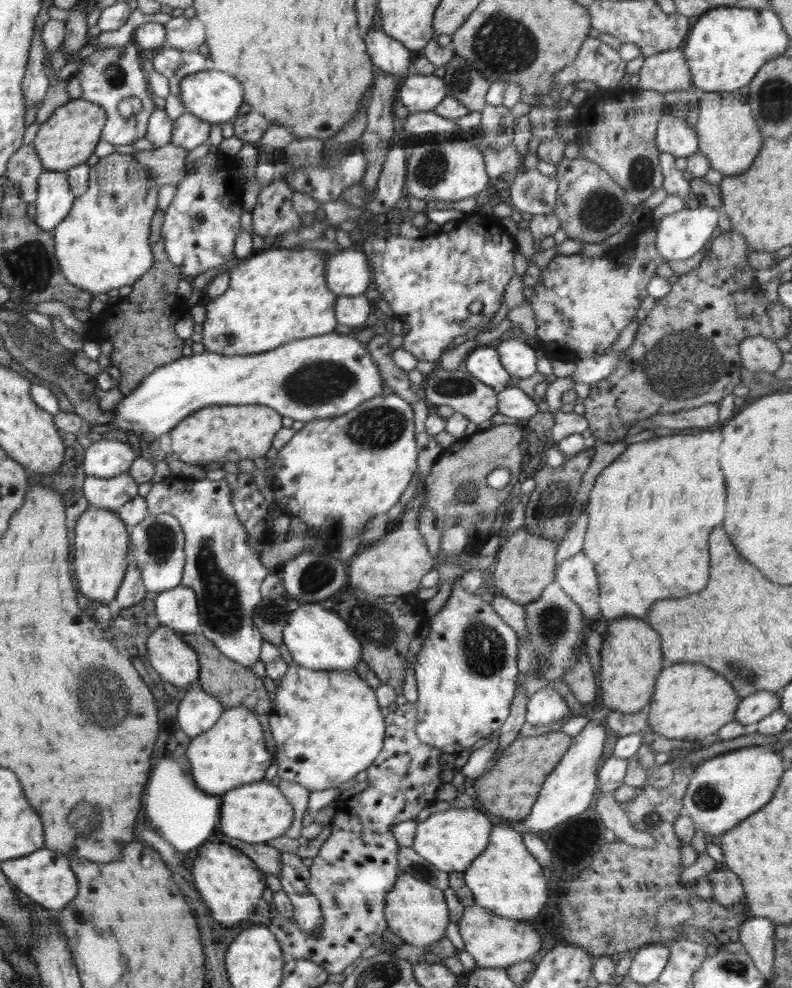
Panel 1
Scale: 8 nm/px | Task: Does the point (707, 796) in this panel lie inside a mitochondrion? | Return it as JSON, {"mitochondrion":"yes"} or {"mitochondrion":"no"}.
{"mitochondrion":"yes"}

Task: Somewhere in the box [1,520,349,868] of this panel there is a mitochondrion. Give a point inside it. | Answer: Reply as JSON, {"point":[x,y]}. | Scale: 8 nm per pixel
{"point":[106,686]}

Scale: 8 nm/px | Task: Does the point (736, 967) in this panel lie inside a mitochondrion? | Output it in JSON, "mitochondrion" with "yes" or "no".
{"mitochondrion":"yes"}

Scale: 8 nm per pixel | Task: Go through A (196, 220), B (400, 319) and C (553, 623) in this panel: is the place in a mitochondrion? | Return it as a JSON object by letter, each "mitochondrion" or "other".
{"A":"mitochondrion","B":"other","C":"mitochondrion"}

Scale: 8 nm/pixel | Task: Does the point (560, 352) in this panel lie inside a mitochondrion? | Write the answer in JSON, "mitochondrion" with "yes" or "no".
{"mitochondrion":"no"}

